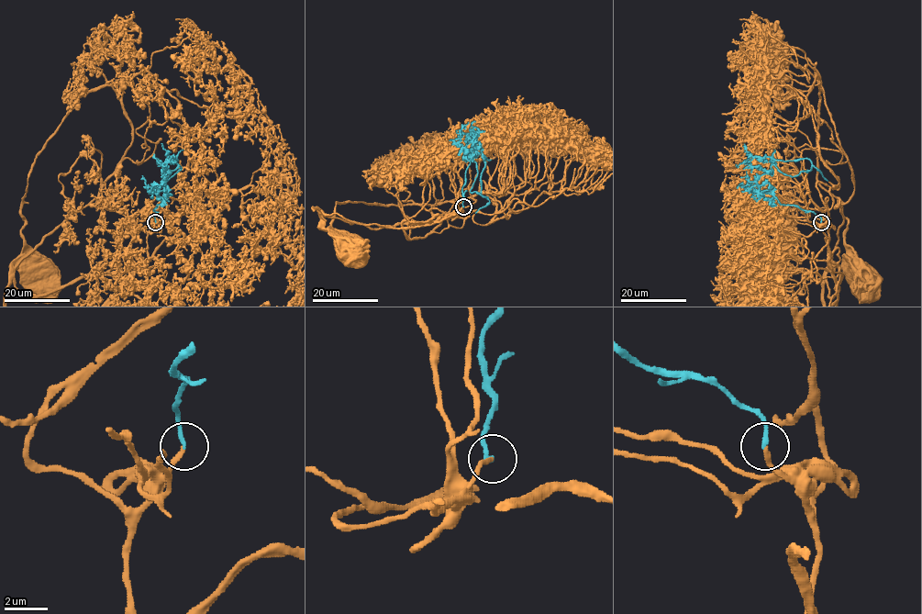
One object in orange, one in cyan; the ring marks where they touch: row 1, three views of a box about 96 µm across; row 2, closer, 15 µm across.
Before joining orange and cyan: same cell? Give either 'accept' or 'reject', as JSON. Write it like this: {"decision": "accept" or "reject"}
{"decision": "accept"}

